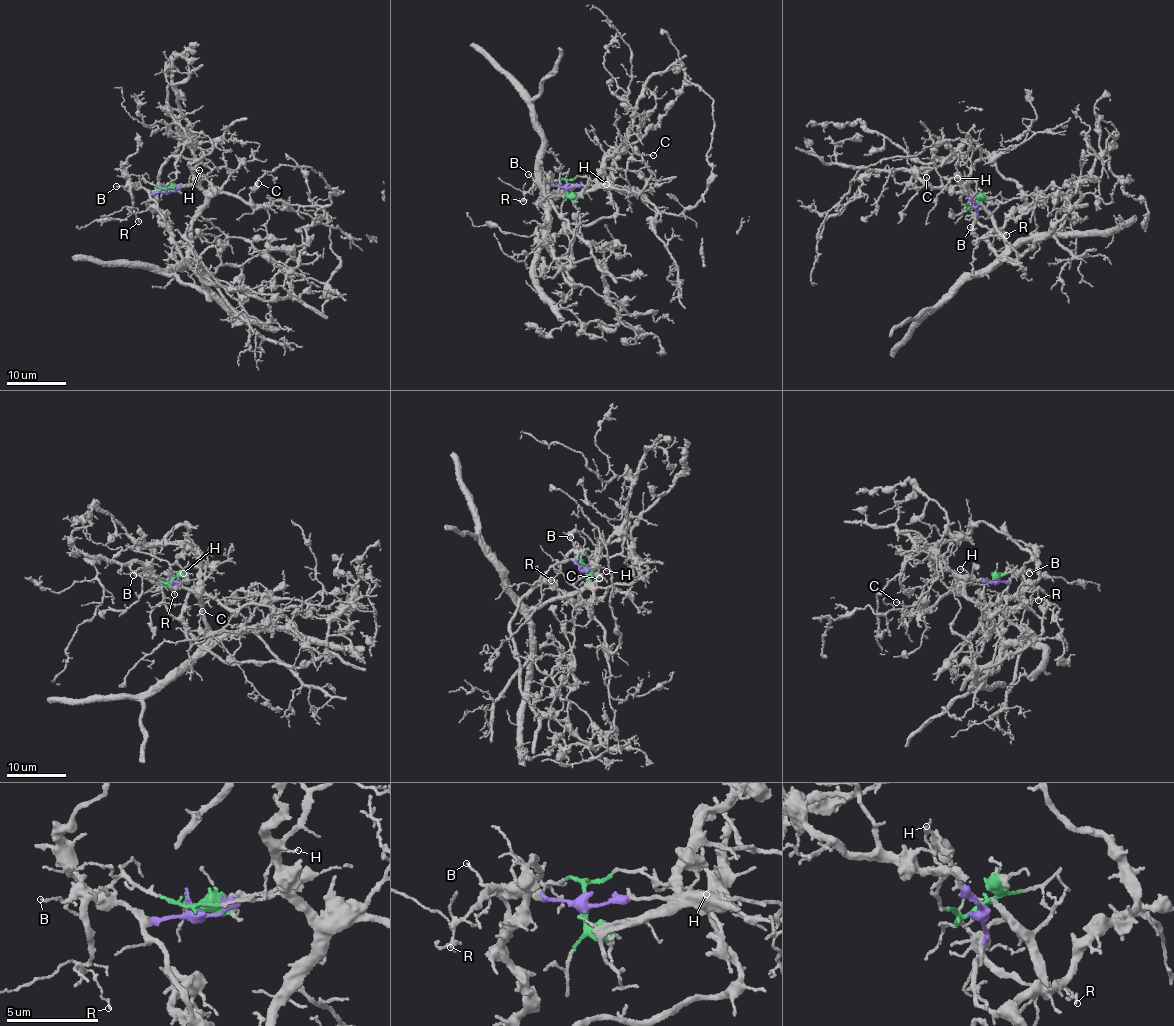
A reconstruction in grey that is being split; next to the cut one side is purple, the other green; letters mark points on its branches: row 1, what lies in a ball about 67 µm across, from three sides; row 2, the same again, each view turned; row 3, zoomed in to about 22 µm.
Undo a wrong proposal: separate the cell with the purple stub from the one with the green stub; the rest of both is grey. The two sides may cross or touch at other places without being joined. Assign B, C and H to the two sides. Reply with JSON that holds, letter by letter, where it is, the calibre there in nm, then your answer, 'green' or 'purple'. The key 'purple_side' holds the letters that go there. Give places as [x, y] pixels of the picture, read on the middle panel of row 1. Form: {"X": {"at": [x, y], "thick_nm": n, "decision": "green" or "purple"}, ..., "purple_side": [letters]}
{"B": {"at": [528, 174], "thick_nm": 130, "decision": "purple"}, "C": {"at": [653, 155], "thick_nm": 120, "decision": "green"}, "H": {"at": [606, 184], "thick_nm": 90, "decision": "green"}, "purple_side": ["B"]}

